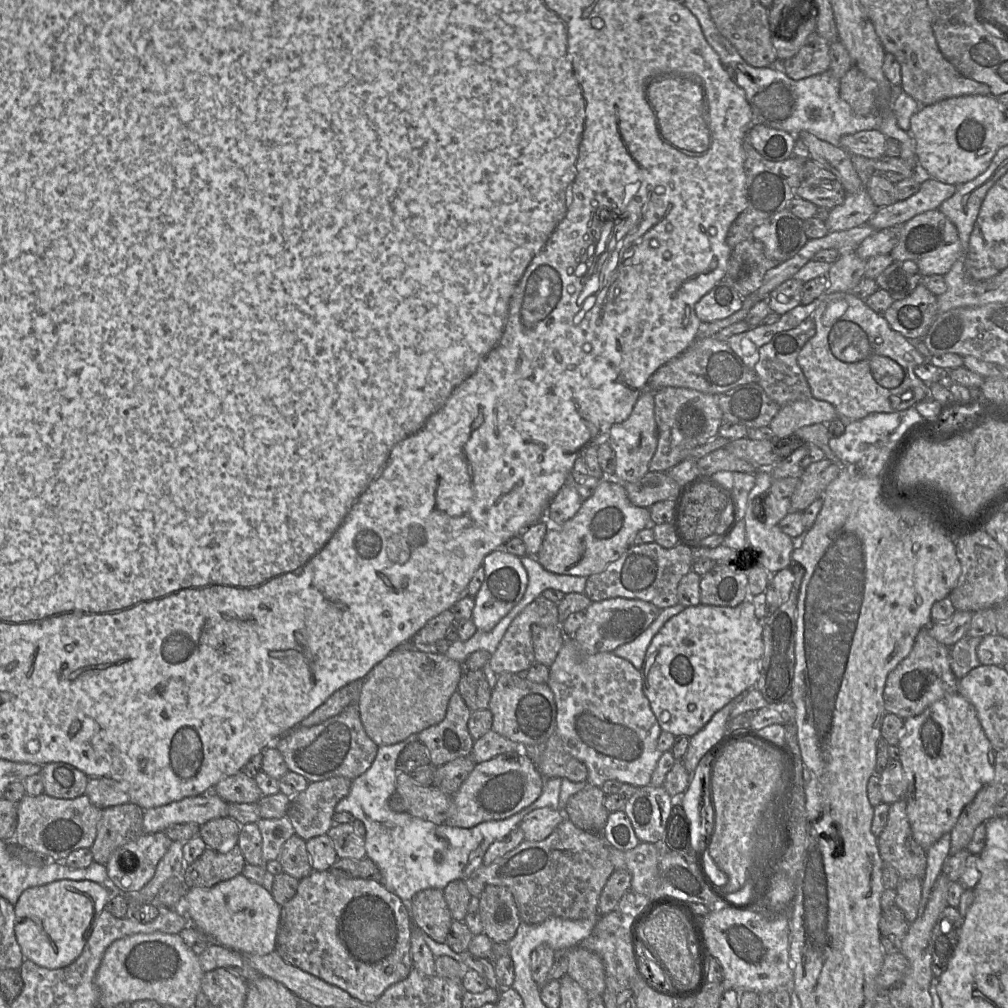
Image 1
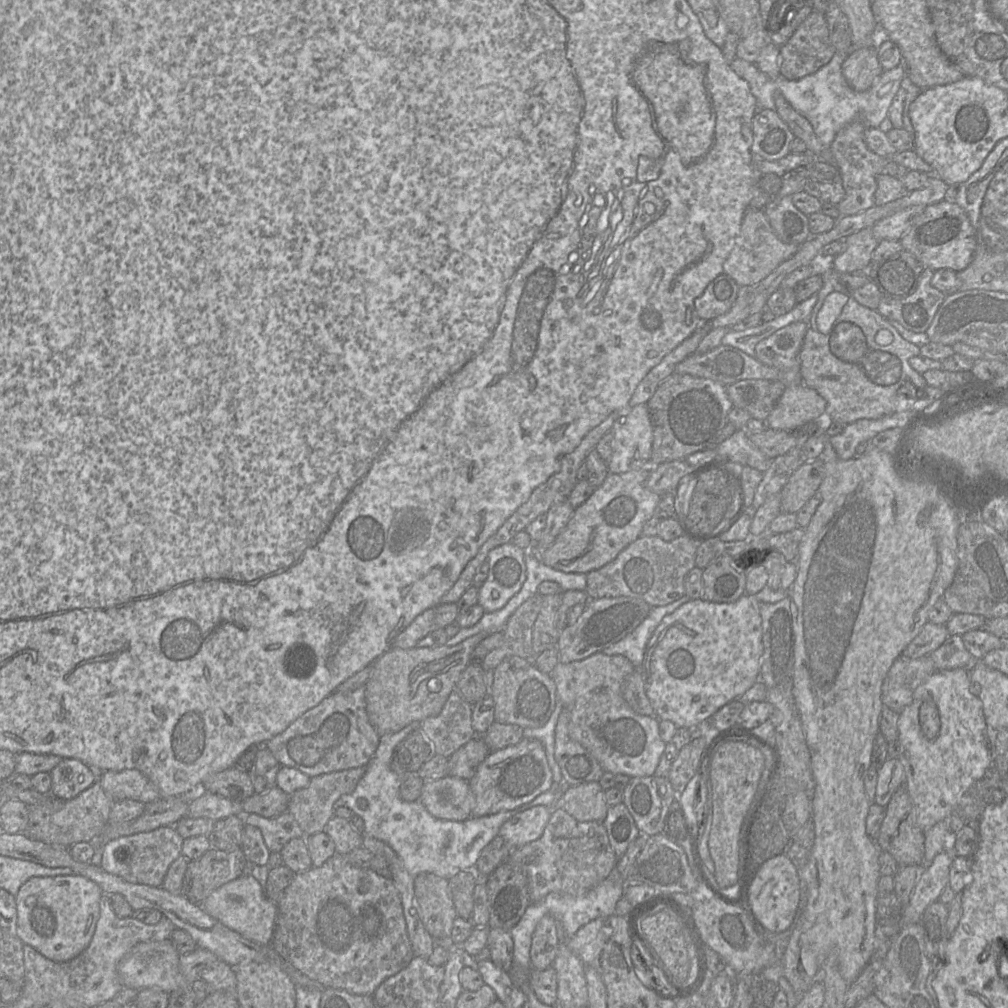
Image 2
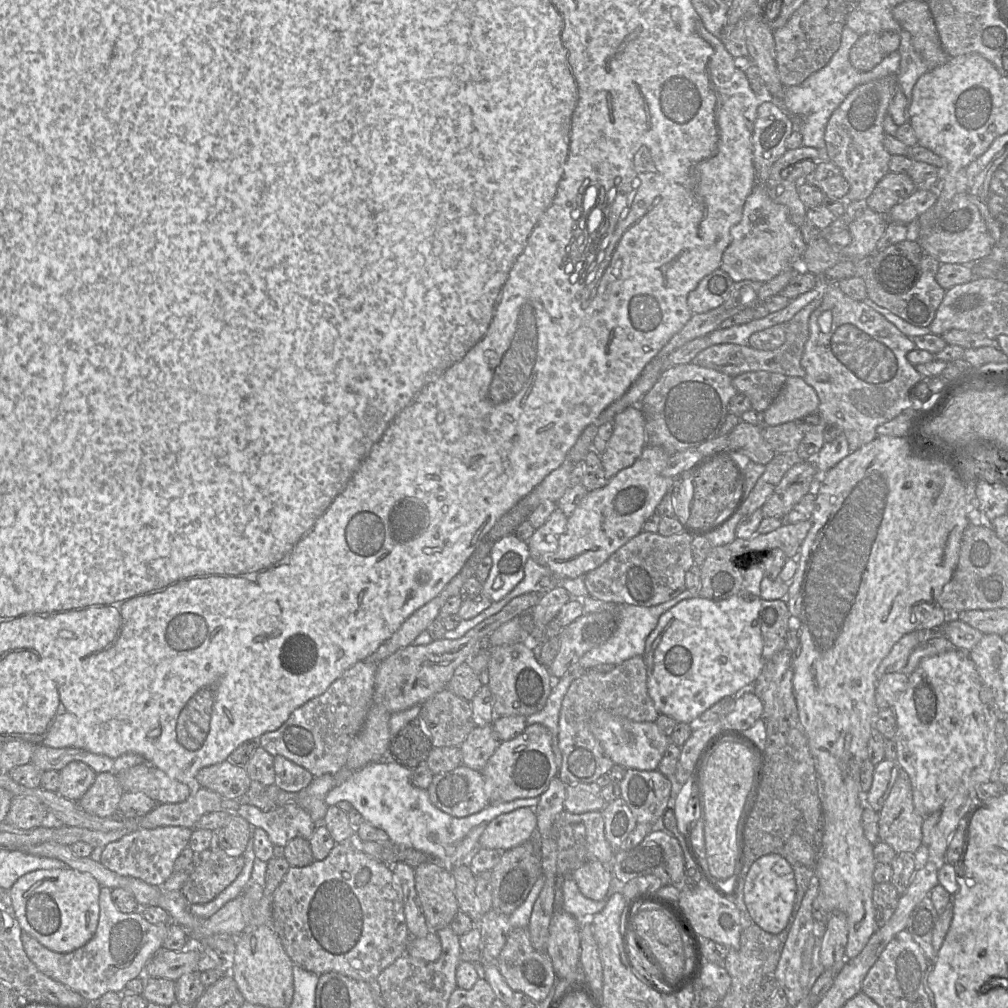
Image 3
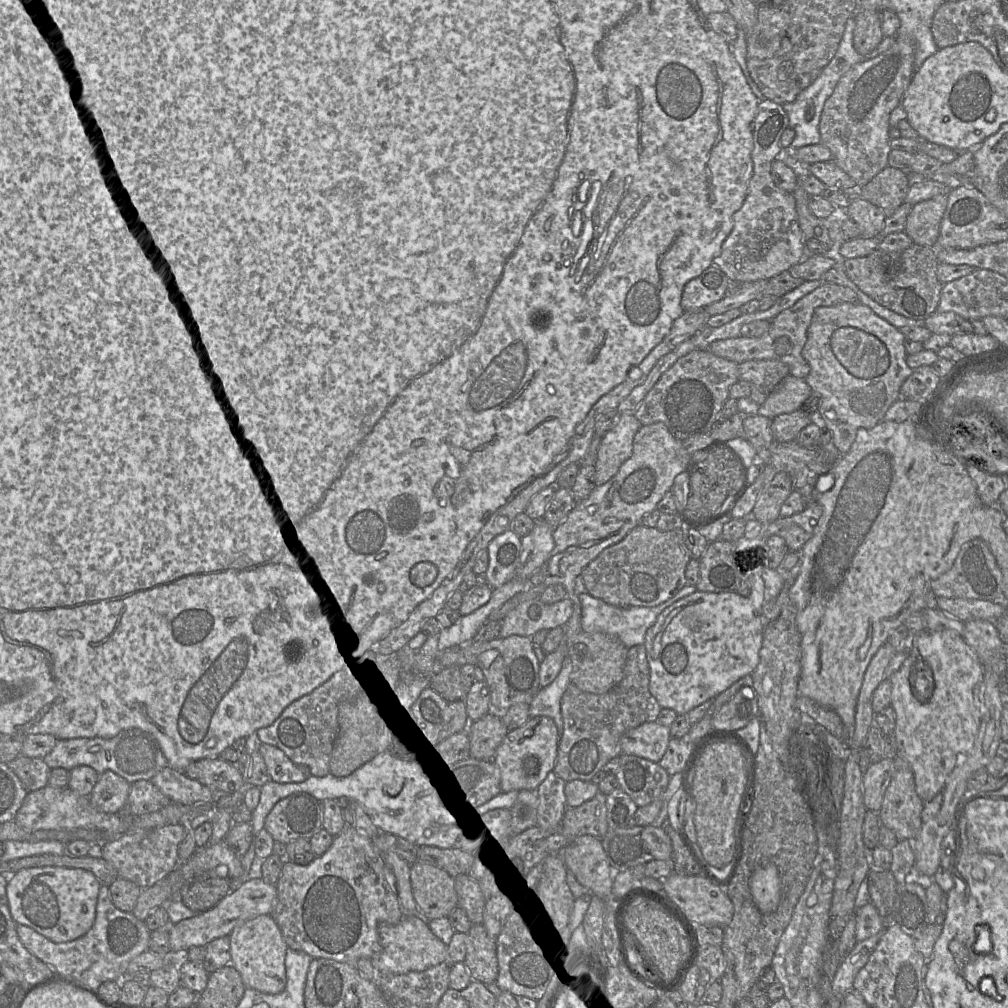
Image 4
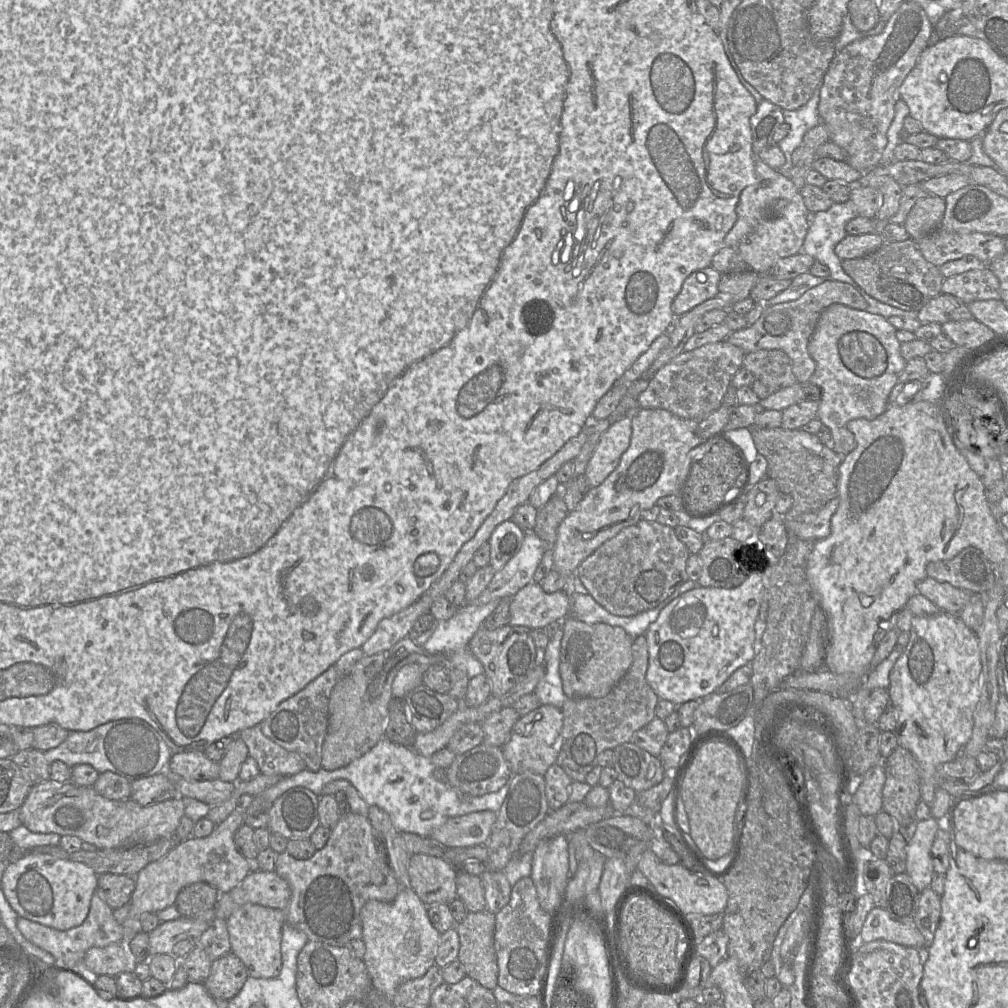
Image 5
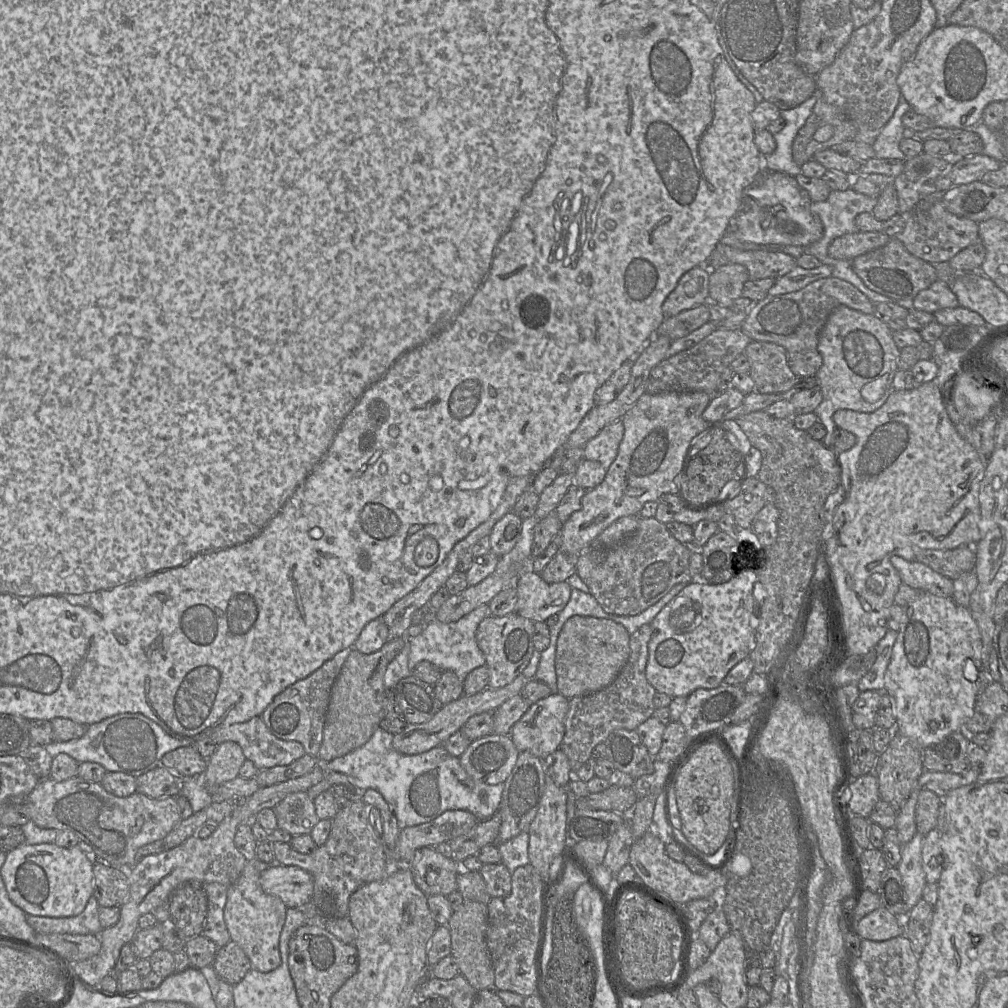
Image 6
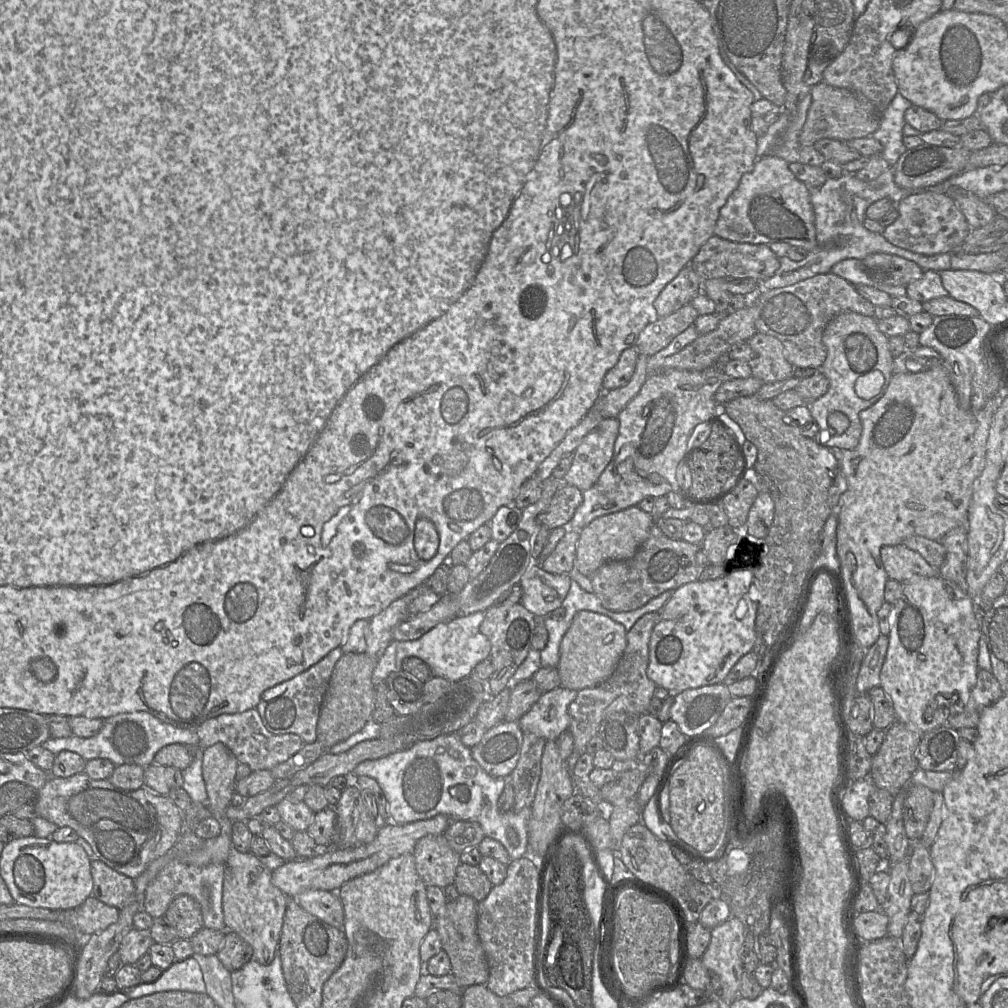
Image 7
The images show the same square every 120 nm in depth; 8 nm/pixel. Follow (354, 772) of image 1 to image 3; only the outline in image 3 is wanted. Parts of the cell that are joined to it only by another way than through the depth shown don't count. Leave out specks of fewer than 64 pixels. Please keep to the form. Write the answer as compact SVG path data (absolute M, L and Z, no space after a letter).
M369 660L355 663L346 669L325 692L295 709L280 728L263 734L258 739L258 744L273 757L283 756L305 768L314 778L338 773L345 767L350 744L362 729L367 713L373 703L377 667L378 664Z

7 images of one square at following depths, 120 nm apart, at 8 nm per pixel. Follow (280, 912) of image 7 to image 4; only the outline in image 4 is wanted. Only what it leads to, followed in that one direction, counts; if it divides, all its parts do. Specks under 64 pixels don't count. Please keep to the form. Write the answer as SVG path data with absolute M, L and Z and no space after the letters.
M260 915L248 920L233 929L229 935L231 964L240 973L247 988L252 988L266 994L279 994L287 984L285 957L288 949L282 933L272 915Z

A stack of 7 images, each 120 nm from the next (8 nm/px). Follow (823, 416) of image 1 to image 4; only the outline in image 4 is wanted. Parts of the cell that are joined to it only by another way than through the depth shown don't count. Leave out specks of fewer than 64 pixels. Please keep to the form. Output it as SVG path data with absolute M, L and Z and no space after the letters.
M793 375L785 377L759 406L758 414L770 419L780 414L791 413L801 408L813 393L805 379Z

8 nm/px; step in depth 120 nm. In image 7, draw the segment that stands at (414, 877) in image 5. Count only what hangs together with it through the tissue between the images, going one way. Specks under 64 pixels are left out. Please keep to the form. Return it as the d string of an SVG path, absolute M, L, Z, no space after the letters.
M443 834L420 838L414 848L416 871L426 886L445 888L454 884L460 854L454 851Z

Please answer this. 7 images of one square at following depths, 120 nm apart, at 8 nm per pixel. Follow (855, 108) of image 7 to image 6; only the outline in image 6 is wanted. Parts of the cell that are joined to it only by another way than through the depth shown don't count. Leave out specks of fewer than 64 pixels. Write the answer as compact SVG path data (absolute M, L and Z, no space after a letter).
M820 95L812 113L794 139L793 159L801 167L814 159L817 152L852 140L856 133L855 124Z

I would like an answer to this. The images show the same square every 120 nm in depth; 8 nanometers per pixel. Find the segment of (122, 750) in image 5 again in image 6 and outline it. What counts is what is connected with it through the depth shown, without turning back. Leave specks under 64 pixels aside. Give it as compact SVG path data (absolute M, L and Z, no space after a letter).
M120 713L88 726L87 732L78 739L67 742L51 742L45 747L54 758L64 753L79 764L95 762L108 772L123 772L135 778L161 765L162 757L182 746L194 746L196 742L176 739L167 734L157 723L140 713Z

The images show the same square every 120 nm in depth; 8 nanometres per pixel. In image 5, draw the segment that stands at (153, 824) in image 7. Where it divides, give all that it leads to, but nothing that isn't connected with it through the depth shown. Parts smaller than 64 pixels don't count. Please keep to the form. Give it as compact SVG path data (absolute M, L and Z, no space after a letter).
M50 779L32 786L26 799L18 810L21 824L34 833L55 833L59 836L76 836L100 850L114 850L142 846L157 840L171 837L185 815L184 799L175 797L149 806L141 806L132 799L109 800L99 795L92 786L79 786L69 780L57 784Z

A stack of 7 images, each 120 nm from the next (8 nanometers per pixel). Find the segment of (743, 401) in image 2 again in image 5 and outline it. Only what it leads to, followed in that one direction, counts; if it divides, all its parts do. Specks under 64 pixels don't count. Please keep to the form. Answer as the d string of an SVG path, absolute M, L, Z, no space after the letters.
M782 350L745 353L742 367L752 374L750 387L761 400L798 382L792 372L791 360Z

